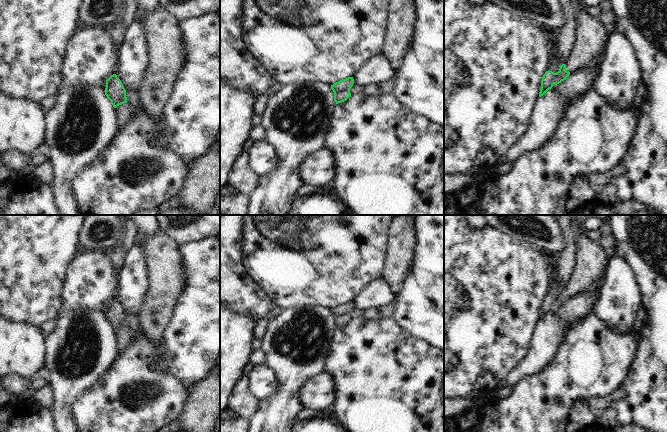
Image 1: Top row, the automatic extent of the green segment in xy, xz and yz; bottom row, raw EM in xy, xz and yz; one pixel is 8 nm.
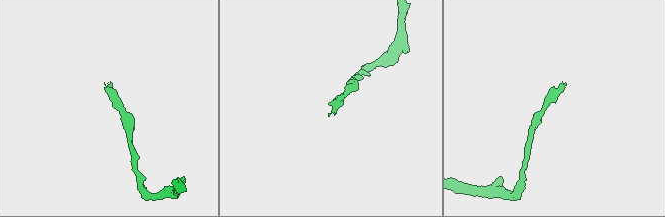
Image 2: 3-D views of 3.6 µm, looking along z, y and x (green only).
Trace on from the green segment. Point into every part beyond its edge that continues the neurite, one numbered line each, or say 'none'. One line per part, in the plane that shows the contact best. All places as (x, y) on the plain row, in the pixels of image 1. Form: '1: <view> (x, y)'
none

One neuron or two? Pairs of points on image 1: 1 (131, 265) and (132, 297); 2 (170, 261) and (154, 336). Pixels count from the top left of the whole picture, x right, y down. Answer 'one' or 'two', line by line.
1: one
2: one

